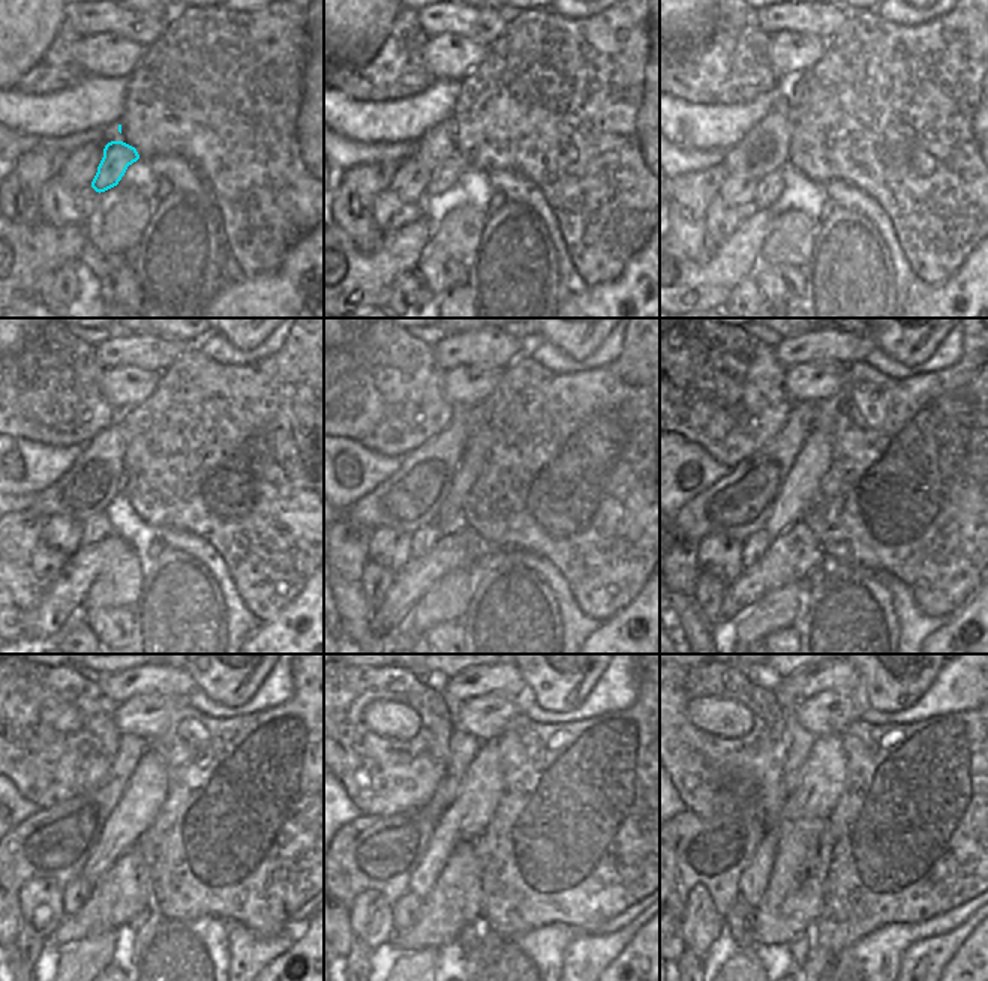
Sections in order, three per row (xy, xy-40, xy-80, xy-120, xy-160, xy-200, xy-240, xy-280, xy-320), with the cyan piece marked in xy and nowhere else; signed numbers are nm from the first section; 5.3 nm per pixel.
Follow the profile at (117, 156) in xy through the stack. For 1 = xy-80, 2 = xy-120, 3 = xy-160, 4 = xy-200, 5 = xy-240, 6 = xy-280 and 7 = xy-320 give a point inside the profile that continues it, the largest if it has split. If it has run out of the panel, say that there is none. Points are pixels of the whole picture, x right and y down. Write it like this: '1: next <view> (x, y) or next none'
1: next xy-80 (769, 188)
2: next xy-120 (96, 528)
3: next xy-160 (425, 539)
4: next xy-200 (756, 546)
5: next xy-240 (77, 894)
6: next xy-280 (407, 911)
7: next xy-320 (742, 918)

